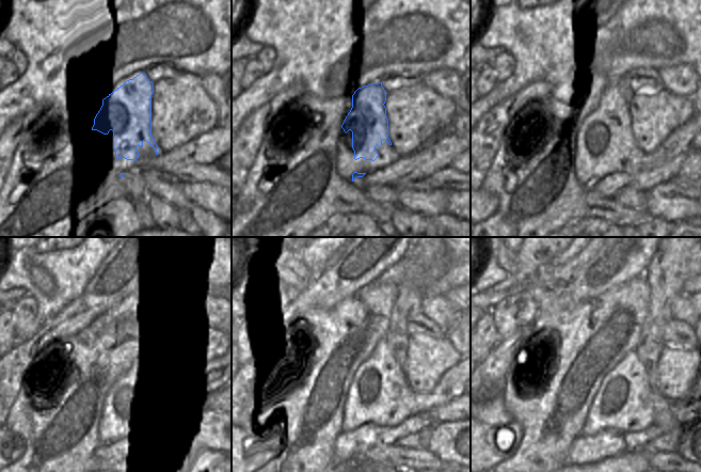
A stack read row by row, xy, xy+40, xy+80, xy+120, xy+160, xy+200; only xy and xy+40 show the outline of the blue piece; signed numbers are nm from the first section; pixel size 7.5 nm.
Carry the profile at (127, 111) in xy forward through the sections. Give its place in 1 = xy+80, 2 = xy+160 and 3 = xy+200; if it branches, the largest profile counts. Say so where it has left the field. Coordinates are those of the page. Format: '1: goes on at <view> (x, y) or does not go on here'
1: goes on at xy+80 (609, 122)
2: goes on at xy+160 (382, 363)
3: goes on at xy+200 (630, 365)

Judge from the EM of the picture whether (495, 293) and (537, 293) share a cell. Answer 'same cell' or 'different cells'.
different cells

